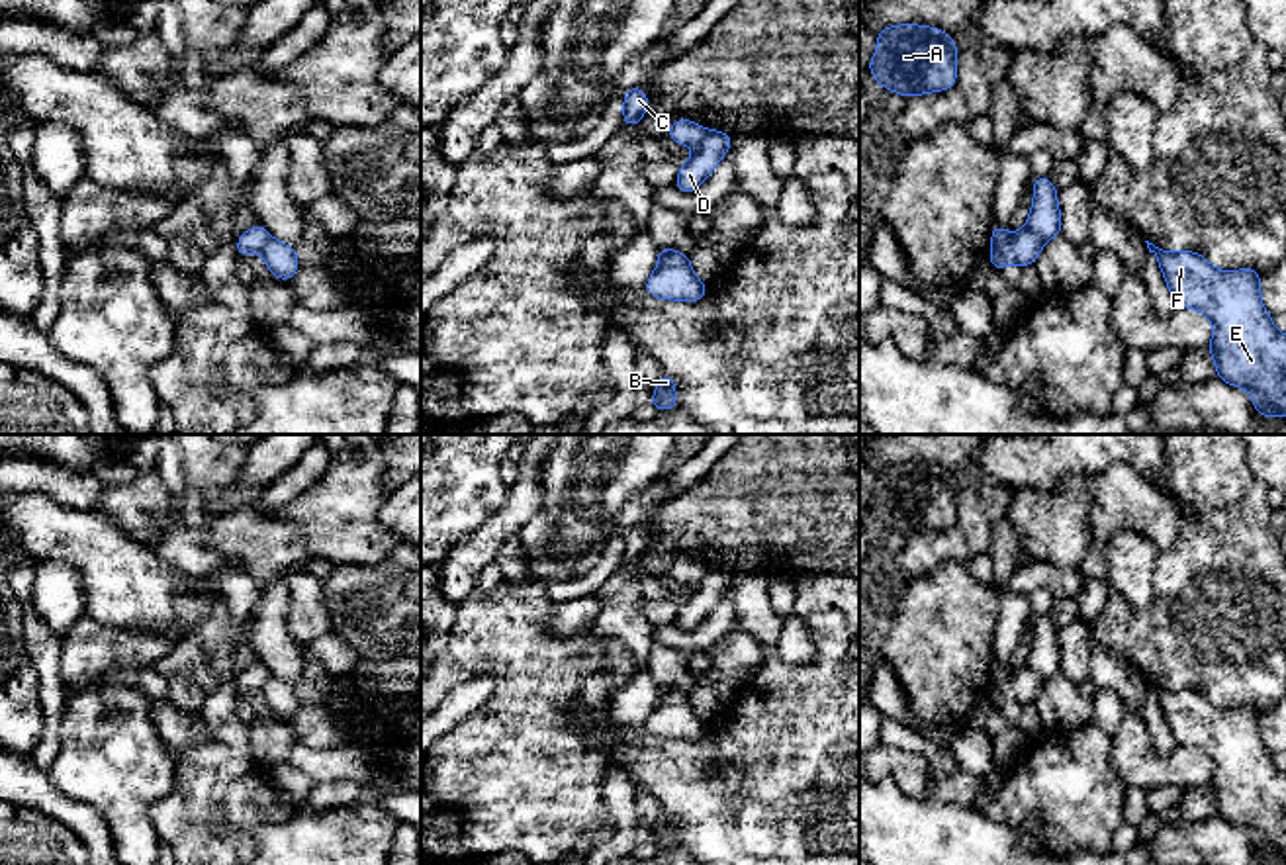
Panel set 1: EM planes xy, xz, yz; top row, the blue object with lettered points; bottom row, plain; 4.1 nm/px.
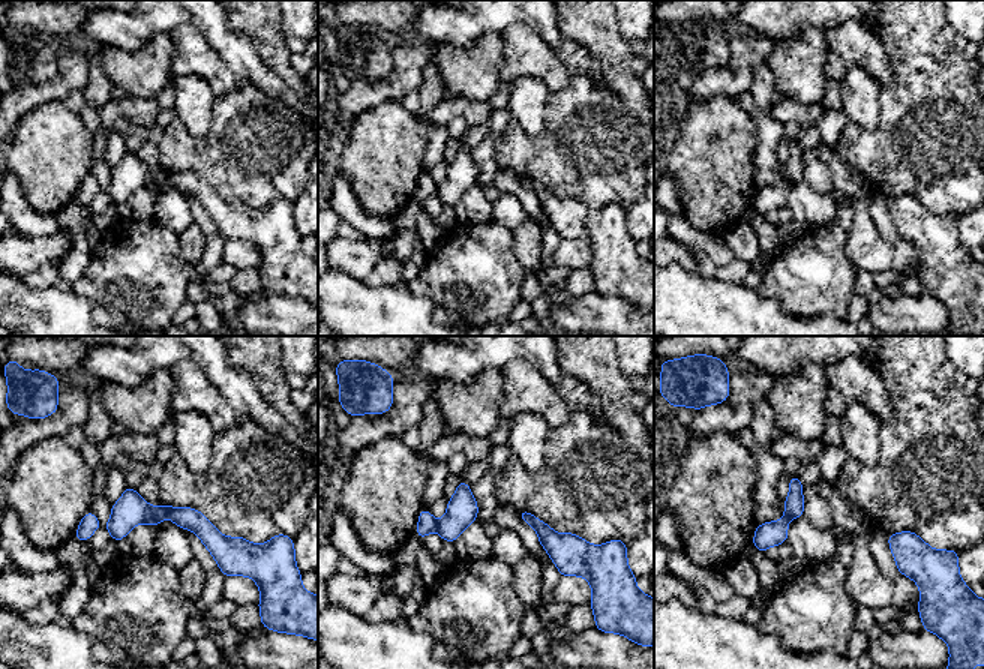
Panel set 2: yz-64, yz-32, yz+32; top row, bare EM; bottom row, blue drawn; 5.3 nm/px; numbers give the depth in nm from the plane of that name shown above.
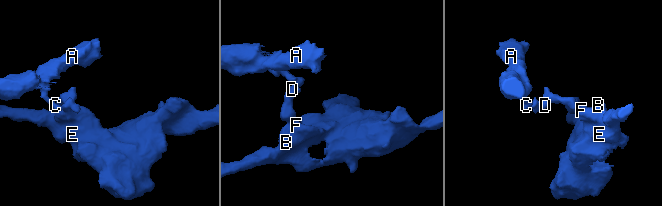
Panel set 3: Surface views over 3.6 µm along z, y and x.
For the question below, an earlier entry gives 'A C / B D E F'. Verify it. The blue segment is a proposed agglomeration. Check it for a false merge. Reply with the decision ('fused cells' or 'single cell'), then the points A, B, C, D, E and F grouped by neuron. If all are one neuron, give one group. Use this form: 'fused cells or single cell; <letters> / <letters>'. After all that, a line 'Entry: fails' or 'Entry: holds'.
fused cells; A C / B D E F
Entry: holds

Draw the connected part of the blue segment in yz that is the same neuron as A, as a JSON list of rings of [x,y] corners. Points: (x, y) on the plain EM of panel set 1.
[[[889,464],[877,472],[869,513],[904,536],[949,528],[957,519],[957,483],[928,464]]]

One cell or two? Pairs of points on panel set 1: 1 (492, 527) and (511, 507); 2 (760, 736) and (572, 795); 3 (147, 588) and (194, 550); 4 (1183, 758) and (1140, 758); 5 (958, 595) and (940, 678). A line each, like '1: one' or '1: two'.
1: one
2: two
3: two
4: one
5: one

